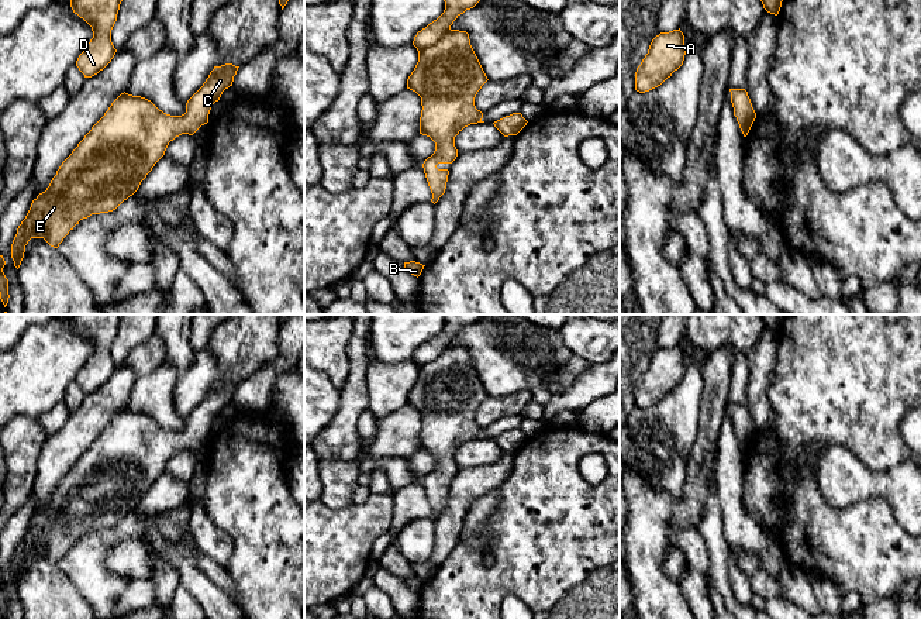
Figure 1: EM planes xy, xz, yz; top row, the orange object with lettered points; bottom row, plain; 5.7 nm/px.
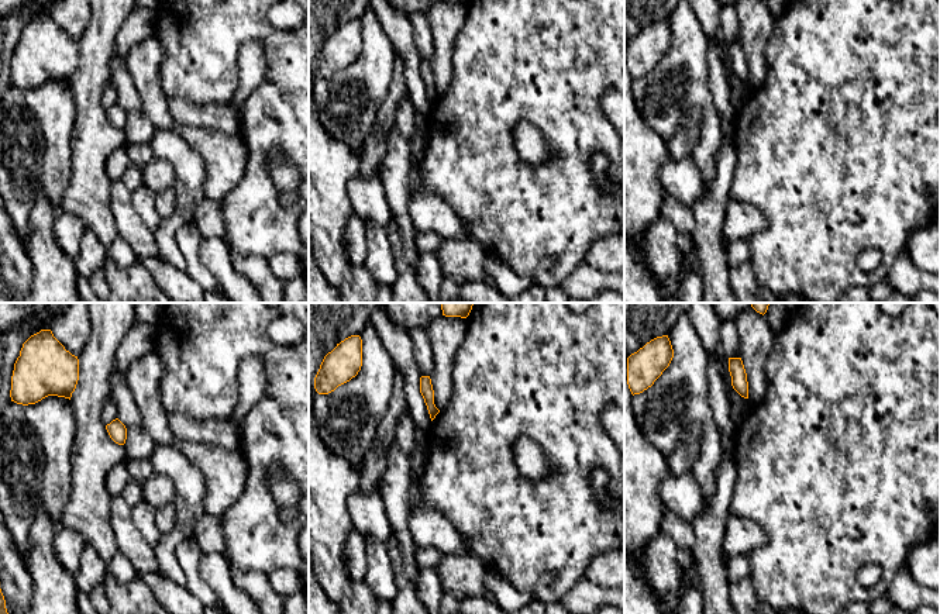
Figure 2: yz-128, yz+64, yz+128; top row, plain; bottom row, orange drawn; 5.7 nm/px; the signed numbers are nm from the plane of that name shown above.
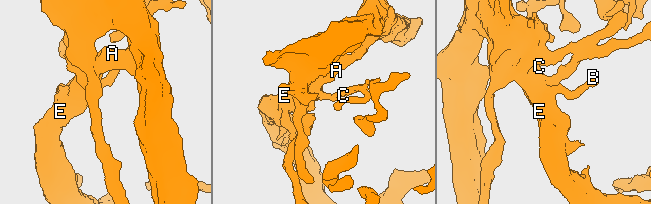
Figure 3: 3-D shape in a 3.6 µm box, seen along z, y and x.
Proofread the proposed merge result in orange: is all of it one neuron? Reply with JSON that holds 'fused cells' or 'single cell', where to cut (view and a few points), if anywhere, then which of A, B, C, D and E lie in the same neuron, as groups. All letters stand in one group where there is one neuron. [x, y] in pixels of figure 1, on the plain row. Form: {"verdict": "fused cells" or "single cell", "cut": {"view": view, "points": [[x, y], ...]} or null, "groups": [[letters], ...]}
{"verdict": "single cell", "cut": null, "groups": [["A", "B", "C", "D", "E"]]}

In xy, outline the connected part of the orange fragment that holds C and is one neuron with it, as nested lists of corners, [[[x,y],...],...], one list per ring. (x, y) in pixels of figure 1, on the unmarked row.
[[[232,379],[214,382],[203,402],[187,416],[186,429],[182,431],[166,430],[145,413],[121,409],[62,478],[46,506],[32,516],[11,560],[14,582],[20,584],[31,554],[44,554],[58,564],[80,536],[113,527],[132,512],[165,471],[170,457],[182,450],[193,451],[208,439],[211,422],[232,402],[238,384]]]

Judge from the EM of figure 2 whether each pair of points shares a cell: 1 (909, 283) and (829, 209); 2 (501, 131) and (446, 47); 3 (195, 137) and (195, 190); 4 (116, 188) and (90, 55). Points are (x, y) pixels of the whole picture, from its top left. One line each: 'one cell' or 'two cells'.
1: two cells
2: two cells
3: two cells
4: two cells

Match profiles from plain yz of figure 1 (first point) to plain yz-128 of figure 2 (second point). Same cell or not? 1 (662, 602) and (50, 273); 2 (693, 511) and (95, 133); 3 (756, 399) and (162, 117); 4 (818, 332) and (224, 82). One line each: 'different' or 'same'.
1: same
2: same
3: same
4: same

